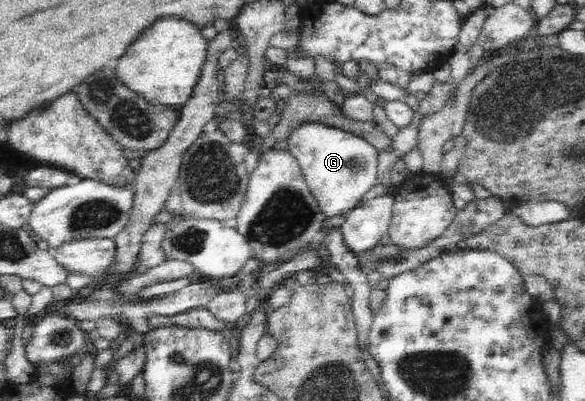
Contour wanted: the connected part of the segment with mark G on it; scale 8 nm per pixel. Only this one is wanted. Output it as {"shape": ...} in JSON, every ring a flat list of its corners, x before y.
{"shape":[[305,120,287,135,288,151,296,156,305,183,327,218,346,215,376,183,379,150,353,132]]}

